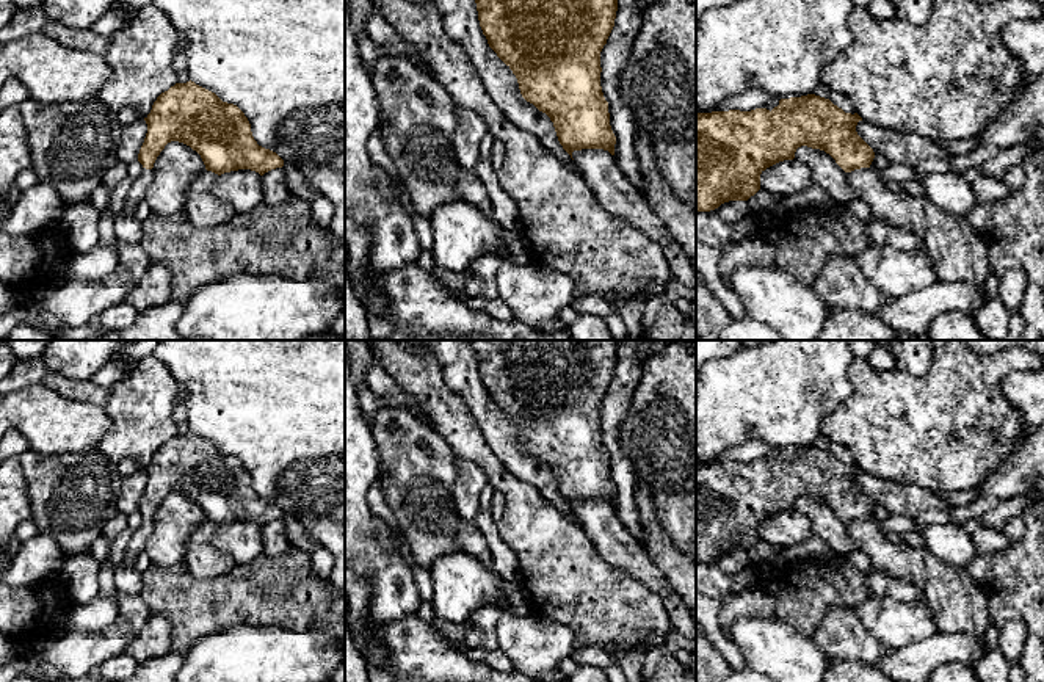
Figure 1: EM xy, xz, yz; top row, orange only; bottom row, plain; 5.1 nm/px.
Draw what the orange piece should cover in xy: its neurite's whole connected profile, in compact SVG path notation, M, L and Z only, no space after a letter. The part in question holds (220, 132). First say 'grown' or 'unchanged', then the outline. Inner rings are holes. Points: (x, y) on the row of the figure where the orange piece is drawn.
grown; M191 80L176 83L168 91L161 93L144 121L147 124L147 133L138 154L138 161L144 169L133 180L119 216L135 216L136 207L144 202L146 191L154 180L154 163L171 141L190 146L201 155L205 169L218 176L238 169L251 169L263 176L271 169L284 166L284 160L276 152L257 144L248 118L237 105L223 102L215 93Z

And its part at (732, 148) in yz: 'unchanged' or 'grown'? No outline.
grown

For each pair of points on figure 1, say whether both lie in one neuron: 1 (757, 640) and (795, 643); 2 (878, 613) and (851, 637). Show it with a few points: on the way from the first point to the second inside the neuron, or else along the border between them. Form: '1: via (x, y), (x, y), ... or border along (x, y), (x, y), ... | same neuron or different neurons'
1: via (767, 643), (786, 643) | same neuron
2: border along (847, 609), (869, 634), (894, 648) | different neurons

